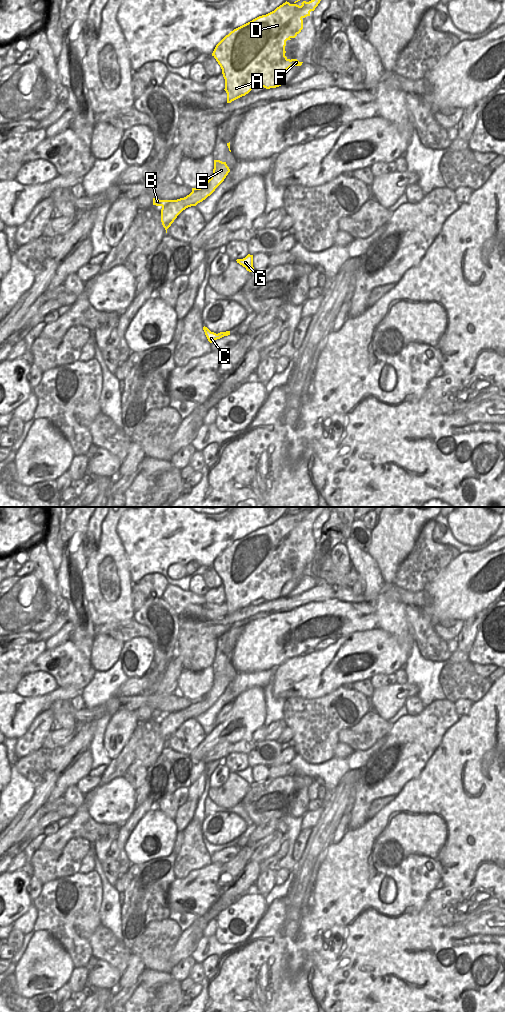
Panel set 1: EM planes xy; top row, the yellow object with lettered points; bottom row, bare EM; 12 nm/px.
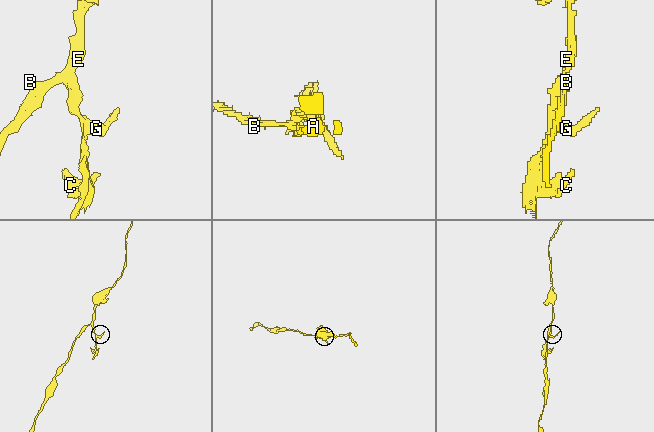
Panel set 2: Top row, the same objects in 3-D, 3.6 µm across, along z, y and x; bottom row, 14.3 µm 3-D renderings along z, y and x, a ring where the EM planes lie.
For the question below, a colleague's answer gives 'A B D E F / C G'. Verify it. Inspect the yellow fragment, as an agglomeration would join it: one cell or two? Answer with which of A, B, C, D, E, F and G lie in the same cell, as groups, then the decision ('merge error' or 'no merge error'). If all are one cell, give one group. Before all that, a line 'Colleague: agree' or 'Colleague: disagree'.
Colleague: agree
A B D E F / C G; merge error

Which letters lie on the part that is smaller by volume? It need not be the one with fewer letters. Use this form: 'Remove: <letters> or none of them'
Remove: C, G

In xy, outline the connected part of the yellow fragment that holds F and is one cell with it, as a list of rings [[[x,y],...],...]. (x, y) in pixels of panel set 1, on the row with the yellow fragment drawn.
[[[300,0],[295,1],[293,4],[290,4],[289,2],[286,1],[285,3],[283,3],[279,7],[277,7],[274,11],[272,11],[266,15],[259,16],[259,17],[253,19],[252,21],[234,29],[216,45],[216,47],[212,53],[212,56],[216,59],[216,61],[218,62],[218,64],[220,65],[220,67],[222,69],[222,74],[225,79],[225,89],[224,90],[227,93],[227,103],[231,103],[232,101],[234,101],[242,96],[245,96],[252,89],[257,88],[259,86],[262,86],[266,89],[276,88],[276,87],[281,86],[282,85],[281,77],[282,77],[283,73],[292,66],[301,66],[302,65],[303,62],[299,62],[297,59],[290,60],[285,56],[286,41],[291,40],[292,38],[295,38],[301,32],[301,30],[303,29],[303,19],[307,16],[310,16],[310,12],[315,10],[315,8],[318,6],[318,4],[320,3],[321,0],[311,0],[309,2],[303,1],[301,3],[302,4],[301,6],[296,4],[298,1],[300,1]]]

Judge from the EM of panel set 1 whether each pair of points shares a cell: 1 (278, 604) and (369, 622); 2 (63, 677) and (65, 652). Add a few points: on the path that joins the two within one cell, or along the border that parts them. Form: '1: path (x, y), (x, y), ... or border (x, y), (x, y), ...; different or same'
1: border (318, 601), (310, 601), (289, 610), (272, 613); different
2: path (65, 671), (65, 658); same

